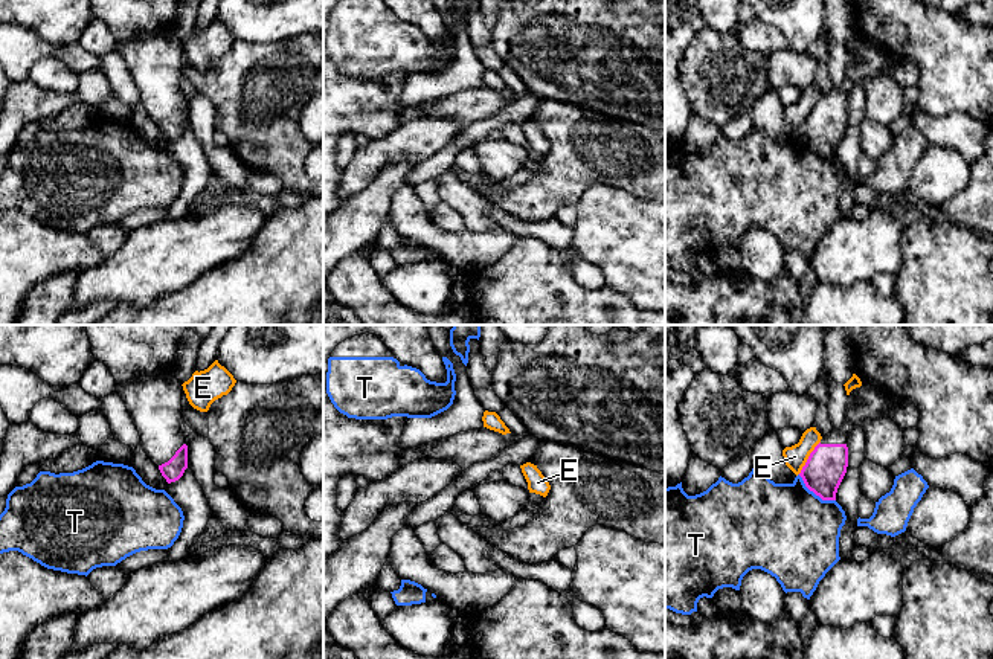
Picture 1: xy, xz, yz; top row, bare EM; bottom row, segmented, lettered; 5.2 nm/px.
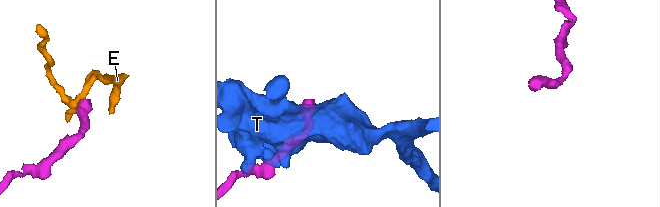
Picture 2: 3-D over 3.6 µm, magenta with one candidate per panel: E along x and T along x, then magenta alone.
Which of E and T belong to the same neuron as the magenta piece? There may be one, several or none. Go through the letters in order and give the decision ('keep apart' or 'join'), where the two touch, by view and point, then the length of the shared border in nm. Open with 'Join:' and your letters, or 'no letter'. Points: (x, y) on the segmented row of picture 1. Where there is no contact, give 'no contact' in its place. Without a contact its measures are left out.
Join: no letter
E: keep apart; meets magenta in yz at (809, 458); contact 200 nm long
T: keep apart; meets magenta in yz at (815, 493); contact 240 nm long

